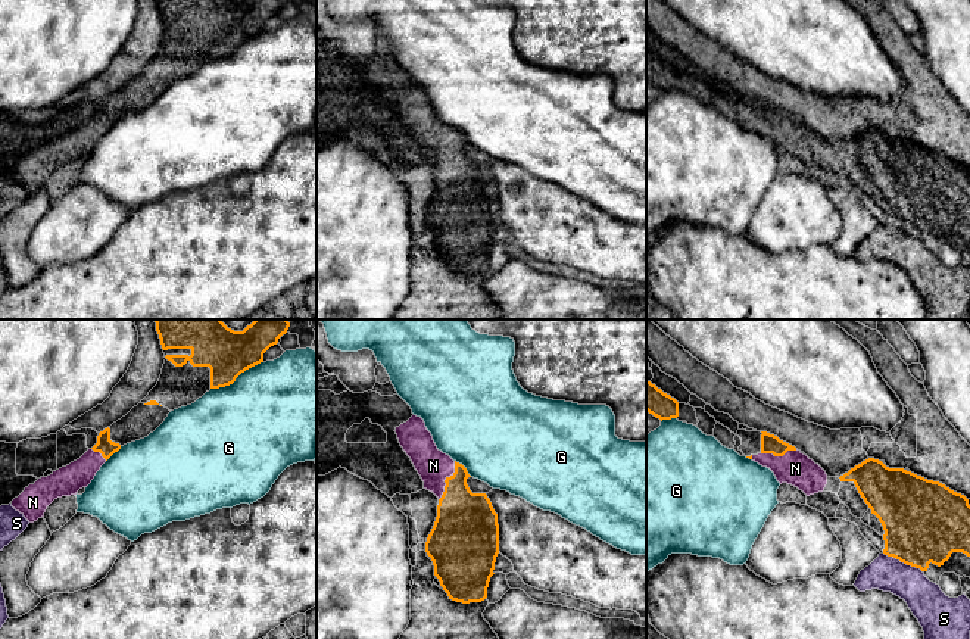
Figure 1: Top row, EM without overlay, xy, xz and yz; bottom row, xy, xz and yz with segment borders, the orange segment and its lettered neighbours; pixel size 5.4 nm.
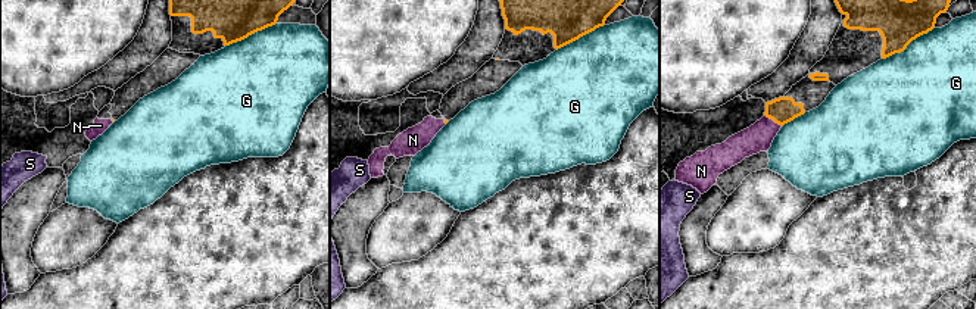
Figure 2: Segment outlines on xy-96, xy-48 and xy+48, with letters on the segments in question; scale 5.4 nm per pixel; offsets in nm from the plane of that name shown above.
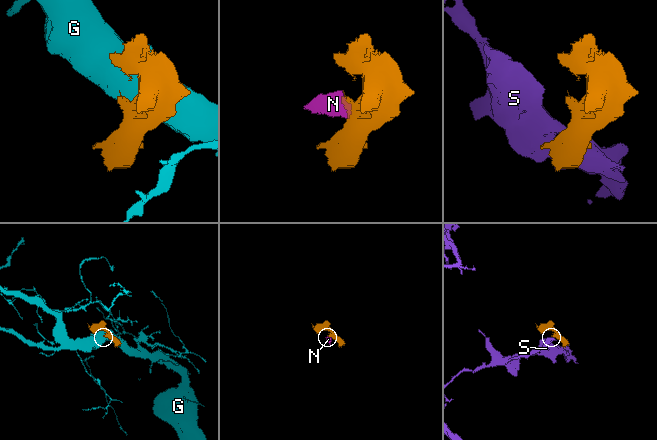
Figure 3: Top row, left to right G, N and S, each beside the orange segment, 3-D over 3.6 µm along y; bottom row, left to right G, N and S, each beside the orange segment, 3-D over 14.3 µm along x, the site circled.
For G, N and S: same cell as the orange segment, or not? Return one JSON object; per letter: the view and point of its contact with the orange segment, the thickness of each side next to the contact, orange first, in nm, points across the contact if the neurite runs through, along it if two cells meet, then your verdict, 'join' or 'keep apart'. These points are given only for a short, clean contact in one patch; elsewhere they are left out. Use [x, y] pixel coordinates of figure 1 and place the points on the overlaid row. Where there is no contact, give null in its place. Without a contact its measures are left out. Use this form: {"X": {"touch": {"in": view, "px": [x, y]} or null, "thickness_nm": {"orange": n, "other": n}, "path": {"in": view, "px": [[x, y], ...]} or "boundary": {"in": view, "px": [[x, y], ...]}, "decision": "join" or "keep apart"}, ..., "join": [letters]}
{"G": {"touch": {"in": "xy", "px": [236, 377]}, "thickness_nm": {"orange": 260, "other": 480}, "decision": "keep apart"}, "N": {"touch": {"in": "xz", "px": [445, 480]}, "thickness_nm": {"orange": 320, "other": 180}, "path": {"in": "xz", "px": [[465, 520], [445, 480], [433, 465]]}, "decision": "join"}, "S": {"touch": {"in": "yz", "px": [903, 561]}, "thickness_nm": {"orange": 460, "other": 200}, "decision": "keep apart"}, "join": ["N"]}

